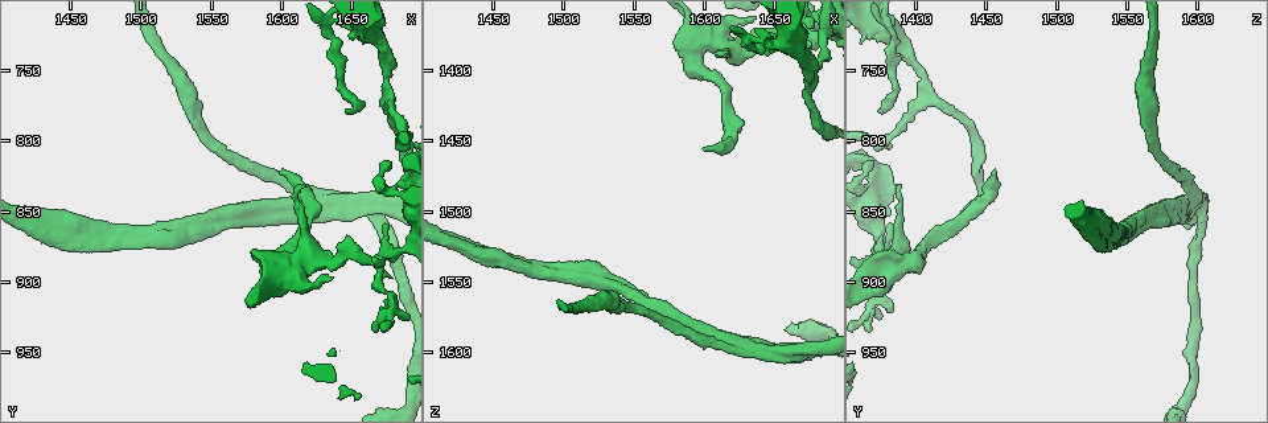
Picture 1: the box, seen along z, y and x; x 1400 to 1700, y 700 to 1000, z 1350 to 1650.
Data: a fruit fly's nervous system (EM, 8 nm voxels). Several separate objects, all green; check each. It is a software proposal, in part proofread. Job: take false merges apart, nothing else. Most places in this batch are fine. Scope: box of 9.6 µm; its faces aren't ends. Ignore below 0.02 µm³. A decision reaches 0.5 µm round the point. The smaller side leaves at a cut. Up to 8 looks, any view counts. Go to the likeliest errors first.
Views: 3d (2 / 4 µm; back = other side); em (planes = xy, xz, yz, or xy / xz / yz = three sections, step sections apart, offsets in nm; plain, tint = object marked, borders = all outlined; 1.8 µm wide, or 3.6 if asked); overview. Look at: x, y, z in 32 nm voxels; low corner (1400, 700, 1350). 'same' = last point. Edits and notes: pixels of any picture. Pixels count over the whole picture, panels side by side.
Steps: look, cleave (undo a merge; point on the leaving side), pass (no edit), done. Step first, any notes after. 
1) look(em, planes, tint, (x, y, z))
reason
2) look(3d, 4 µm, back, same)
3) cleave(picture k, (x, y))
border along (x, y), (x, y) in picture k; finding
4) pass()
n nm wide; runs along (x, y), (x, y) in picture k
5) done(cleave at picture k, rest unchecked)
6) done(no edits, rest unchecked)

look(3d, 4 µm, (1632, 842, 1596))
a fork

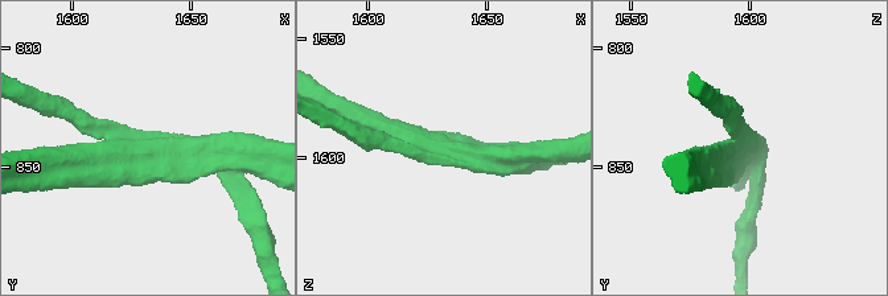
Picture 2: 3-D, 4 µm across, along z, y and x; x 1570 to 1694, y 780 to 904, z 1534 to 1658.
look(em, xz, step 16, plain, (1632, 842, 1596))
now the EM

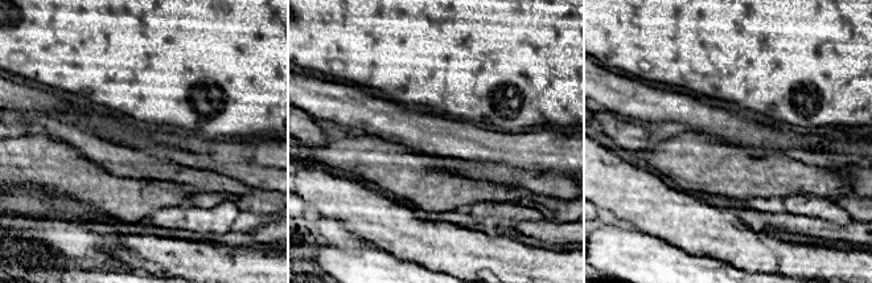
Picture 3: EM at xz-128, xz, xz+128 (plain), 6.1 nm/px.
look(em, xz, step 16, tint, same)

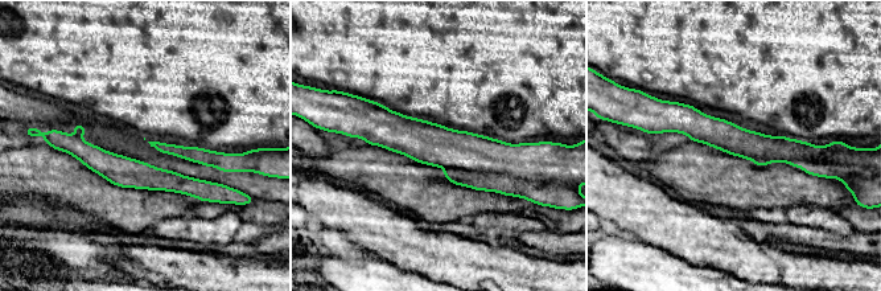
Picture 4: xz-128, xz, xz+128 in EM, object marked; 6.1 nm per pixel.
cleave(picture 4, (503, 184))
50 nm wide; border along (444, 167), (507, 173), (526, 179) in picture 4; two neurons meet here

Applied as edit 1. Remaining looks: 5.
look(overview)
see it whole again

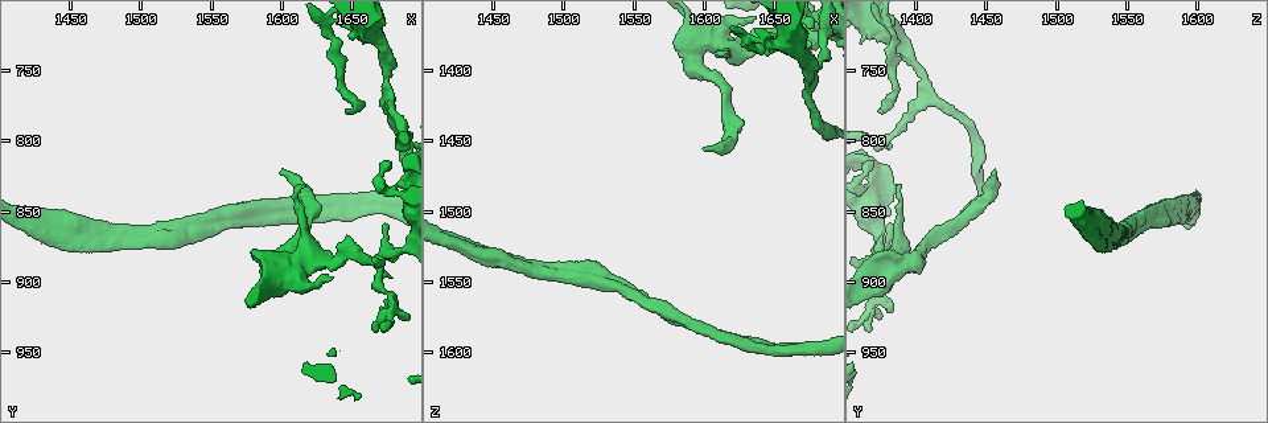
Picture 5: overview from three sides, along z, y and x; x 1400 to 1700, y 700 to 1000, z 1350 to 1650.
look(3d, 2 µm, (1512, 864, 1548))
arms part here

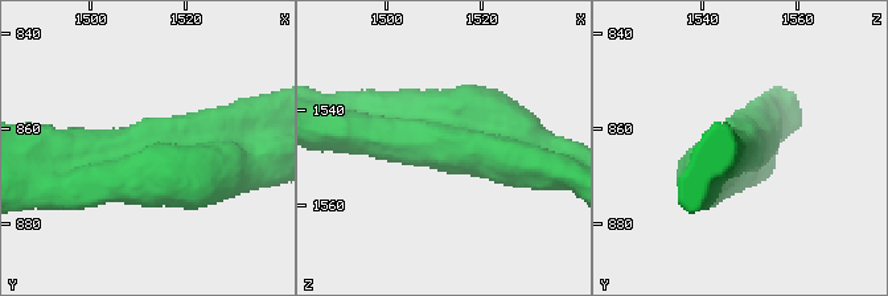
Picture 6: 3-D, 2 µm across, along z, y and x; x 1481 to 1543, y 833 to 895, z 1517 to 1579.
look(em, planes, plain, (1512, 864, 1547))

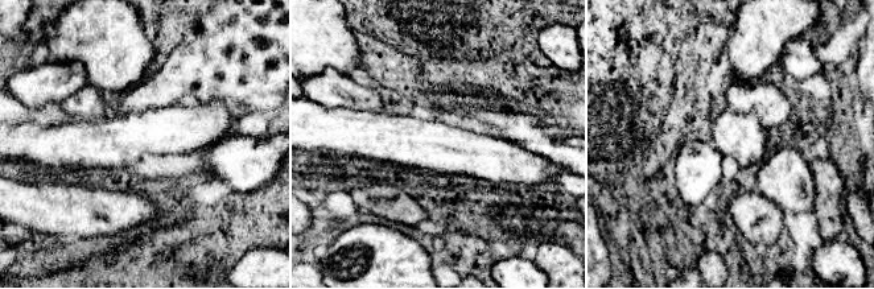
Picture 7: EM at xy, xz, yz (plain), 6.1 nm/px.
look(em, planes, tint, same)

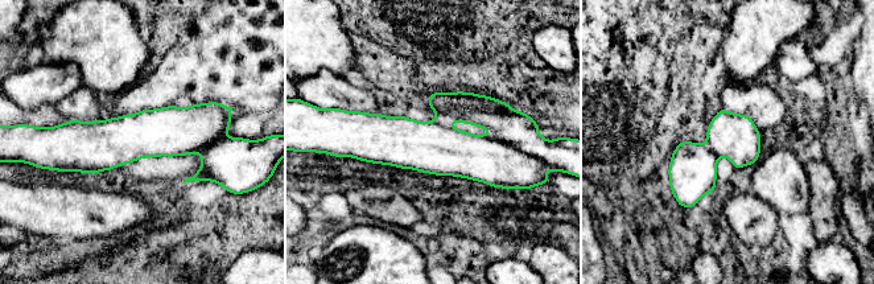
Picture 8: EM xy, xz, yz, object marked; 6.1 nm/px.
pass()
continuous, no second neuron

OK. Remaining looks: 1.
done(cleave at picture 4, rest unchecked)

